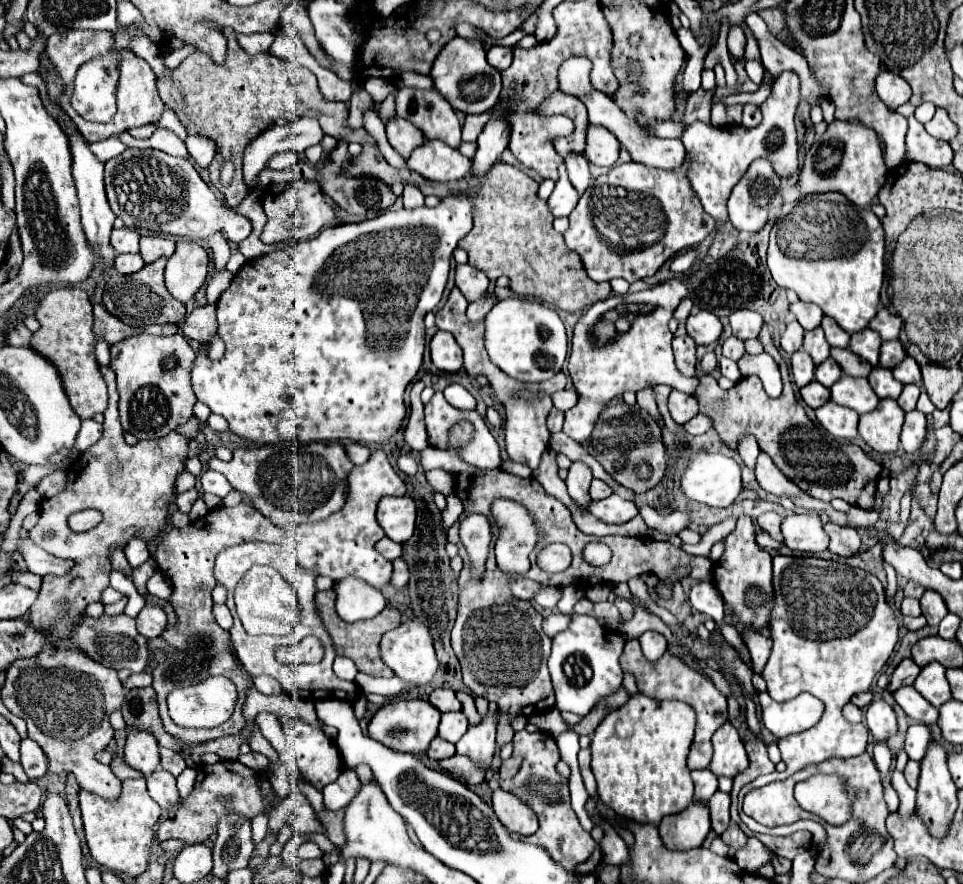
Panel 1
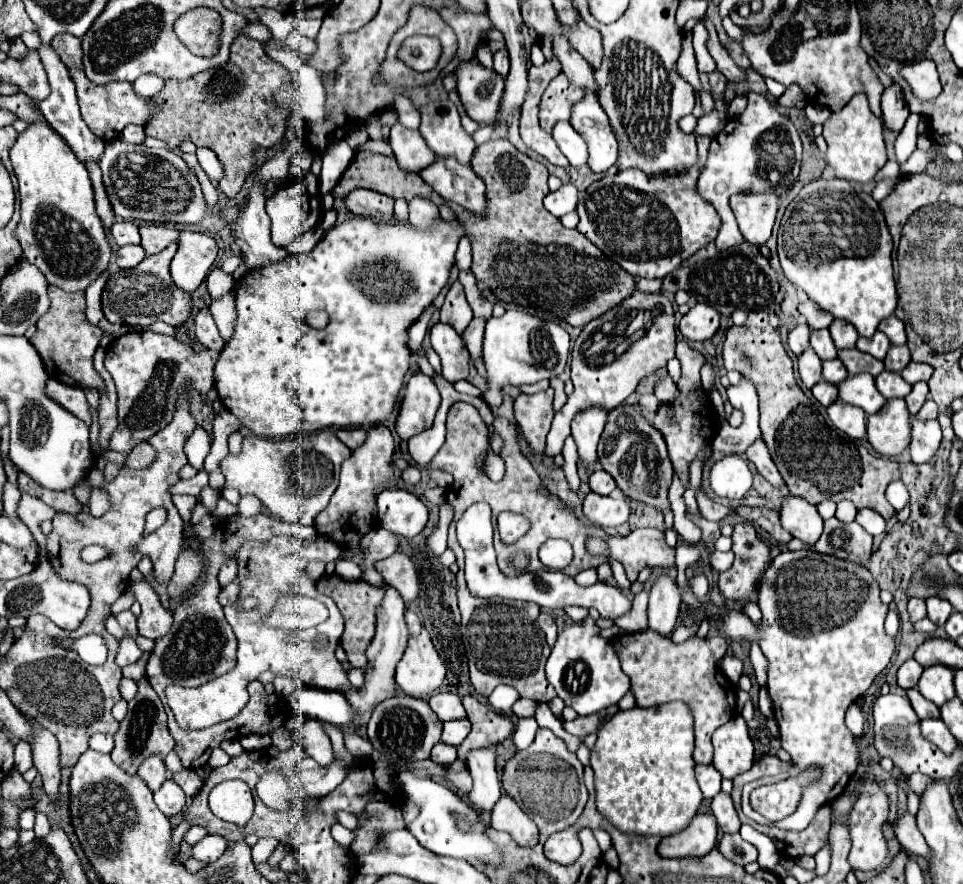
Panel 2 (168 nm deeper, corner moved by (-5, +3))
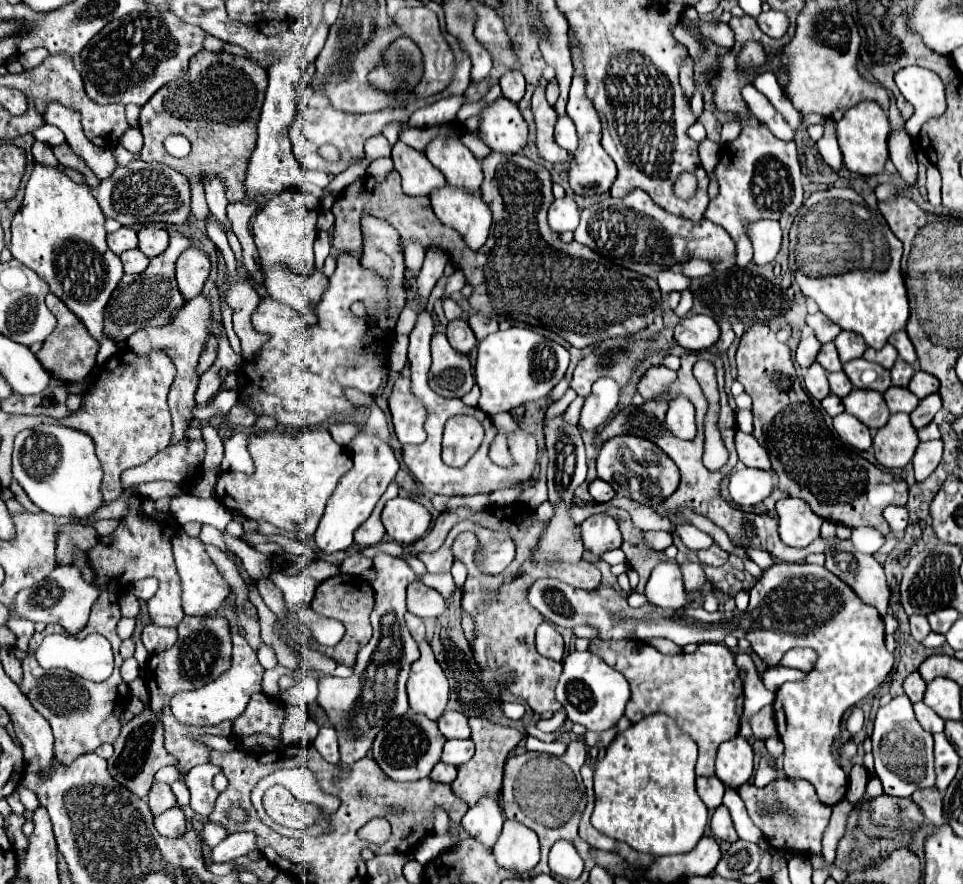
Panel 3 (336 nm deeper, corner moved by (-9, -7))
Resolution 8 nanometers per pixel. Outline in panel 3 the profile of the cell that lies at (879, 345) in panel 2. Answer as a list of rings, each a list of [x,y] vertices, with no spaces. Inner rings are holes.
[[[886,344],[882,350],[872,350],[872,348],[868,348],[868,350],[864,352],[864,358],[866,358],[868,362],[876,362],[876,364],[880,364],[880,366],[884,366],[884,368],[890,370],[890,368],[896,364],[898,354],[896,354],[896,348],[894,348],[894,346]]]

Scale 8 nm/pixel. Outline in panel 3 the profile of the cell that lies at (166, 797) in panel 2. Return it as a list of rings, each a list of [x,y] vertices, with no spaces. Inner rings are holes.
[[[172,808],[154,818],[156,830],[166,838],[180,838],[186,832],[186,818],[180,808]]]

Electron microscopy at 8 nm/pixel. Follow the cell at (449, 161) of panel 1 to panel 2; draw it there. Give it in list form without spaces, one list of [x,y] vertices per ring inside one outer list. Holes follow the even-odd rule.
[[[438,156],[430,166],[422,168],[418,174],[446,200],[452,200],[476,214],[484,212],[484,182],[476,176],[470,164],[460,164],[452,156]]]

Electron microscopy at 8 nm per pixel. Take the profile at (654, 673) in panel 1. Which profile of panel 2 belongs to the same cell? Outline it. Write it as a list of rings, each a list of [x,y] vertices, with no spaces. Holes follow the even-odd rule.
[[[646,630],[614,638],[614,648],[618,652],[624,674],[632,682],[636,704],[640,704],[642,708],[650,708],[656,706],[656,700],[682,700],[690,706],[696,730],[694,762],[712,764],[714,748],[710,736],[718,726],[726,724],[734,716],[736,708],[736,686],[716,666],[716,660],[720,660],[726,652],[726,640],[720,636],[710,640],[692,636],[686,642],[676,644],[670,638],[662,638],[656,636],[656,632]]]

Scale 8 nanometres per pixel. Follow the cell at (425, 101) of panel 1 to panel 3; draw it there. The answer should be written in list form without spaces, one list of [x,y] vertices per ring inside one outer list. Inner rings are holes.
[[[436,136],[426,148],[426,158],[446,176],[450,186],[458,186],[470,194],[480,190],[480,160],[476,160],[462,142],[456,142],[456,138]]]

